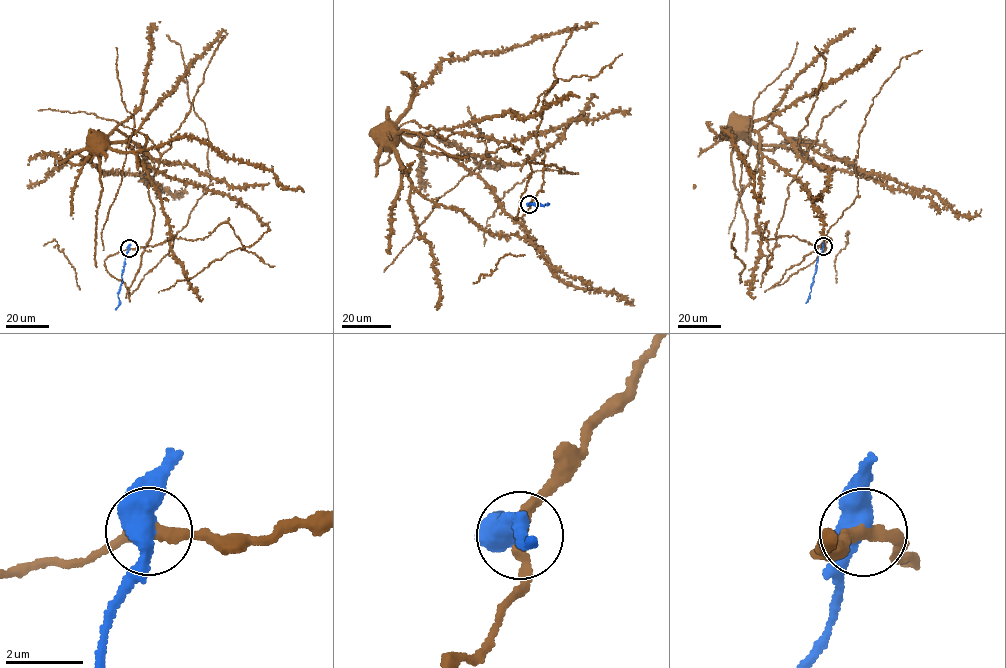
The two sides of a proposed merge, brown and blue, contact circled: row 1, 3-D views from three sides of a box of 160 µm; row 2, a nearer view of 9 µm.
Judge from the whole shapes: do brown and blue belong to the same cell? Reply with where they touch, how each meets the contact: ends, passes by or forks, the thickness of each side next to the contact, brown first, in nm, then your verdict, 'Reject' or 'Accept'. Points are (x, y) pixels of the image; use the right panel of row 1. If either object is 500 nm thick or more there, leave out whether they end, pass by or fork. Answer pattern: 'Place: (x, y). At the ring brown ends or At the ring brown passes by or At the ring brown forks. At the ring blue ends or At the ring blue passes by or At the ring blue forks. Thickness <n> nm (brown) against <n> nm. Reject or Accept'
Place: (823, 246). Thickness 280 nm (brown) against 550 nm. Reject

